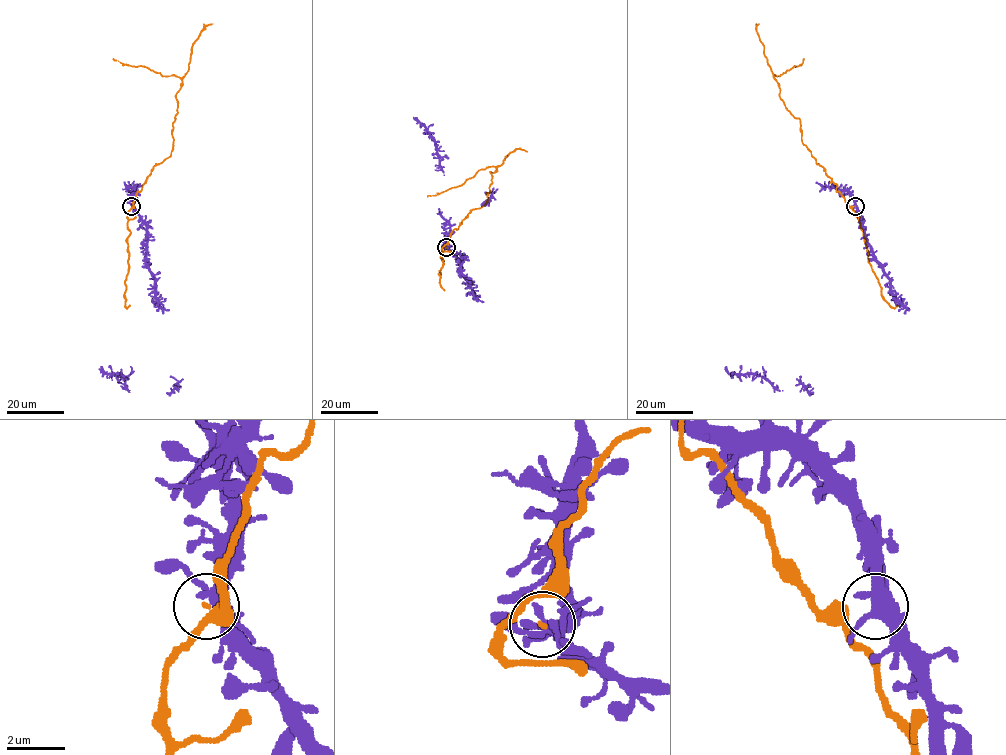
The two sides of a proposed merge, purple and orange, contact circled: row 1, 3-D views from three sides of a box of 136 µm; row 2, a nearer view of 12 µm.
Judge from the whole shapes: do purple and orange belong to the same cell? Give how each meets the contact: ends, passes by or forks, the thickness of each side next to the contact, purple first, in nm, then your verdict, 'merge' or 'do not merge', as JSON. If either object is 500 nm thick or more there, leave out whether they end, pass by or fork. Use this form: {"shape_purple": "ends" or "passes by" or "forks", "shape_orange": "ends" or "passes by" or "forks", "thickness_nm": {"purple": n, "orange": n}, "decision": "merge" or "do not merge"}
{"shape_purple": "forks", "shape_orange": "ends", "thickness_nm": {"purple": 400, "orange": 50}, "decision": "do not merge"}

